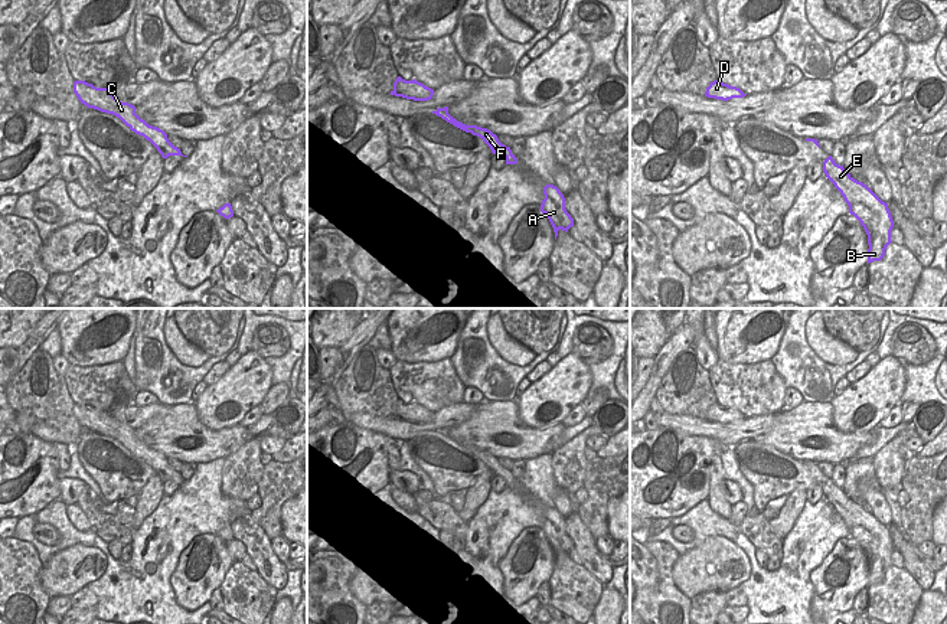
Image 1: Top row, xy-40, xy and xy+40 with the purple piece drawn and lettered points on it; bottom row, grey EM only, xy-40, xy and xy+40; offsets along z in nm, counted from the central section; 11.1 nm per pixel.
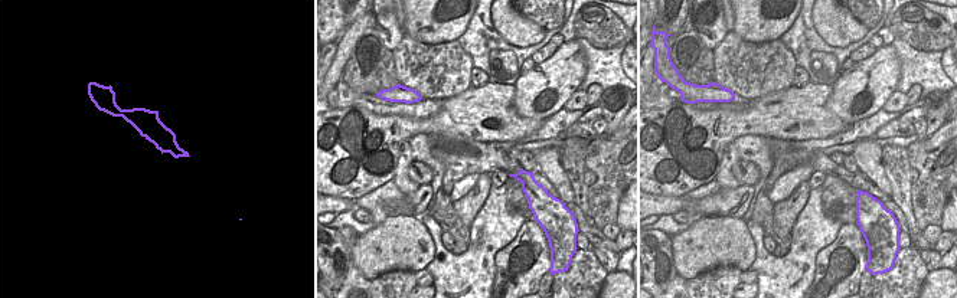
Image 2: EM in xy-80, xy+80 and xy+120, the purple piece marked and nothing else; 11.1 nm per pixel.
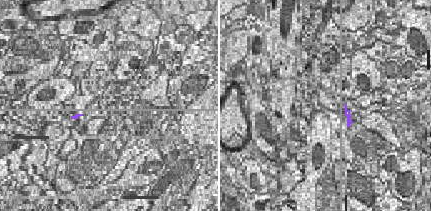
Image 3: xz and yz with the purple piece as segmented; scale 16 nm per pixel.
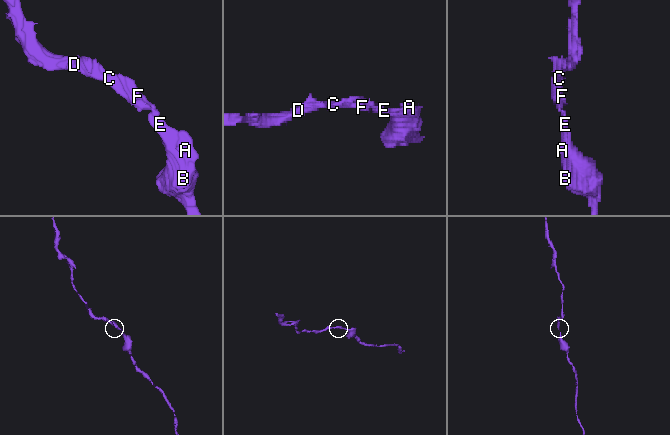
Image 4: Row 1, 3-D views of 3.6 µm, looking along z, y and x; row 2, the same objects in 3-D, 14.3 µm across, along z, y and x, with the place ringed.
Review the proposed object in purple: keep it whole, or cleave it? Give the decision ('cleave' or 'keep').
keep

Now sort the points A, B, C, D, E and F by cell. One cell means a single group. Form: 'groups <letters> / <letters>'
groups A B C D E F

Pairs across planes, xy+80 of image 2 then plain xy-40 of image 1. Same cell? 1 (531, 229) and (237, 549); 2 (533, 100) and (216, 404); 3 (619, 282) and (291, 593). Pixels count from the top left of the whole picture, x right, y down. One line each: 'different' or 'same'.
1: same
2: same
3: different

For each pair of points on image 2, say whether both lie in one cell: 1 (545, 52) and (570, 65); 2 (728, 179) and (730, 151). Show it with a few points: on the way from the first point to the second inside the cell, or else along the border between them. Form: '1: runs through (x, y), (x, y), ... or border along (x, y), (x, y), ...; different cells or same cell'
1: border along (558, 48), (535, 65); different cells
2: runs through (727, 172), (730, 159); same cell

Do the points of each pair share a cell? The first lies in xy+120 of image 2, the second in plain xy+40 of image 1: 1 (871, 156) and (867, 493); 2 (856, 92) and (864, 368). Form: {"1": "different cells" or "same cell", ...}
{"1": "same cell", "2": "different cells"}

